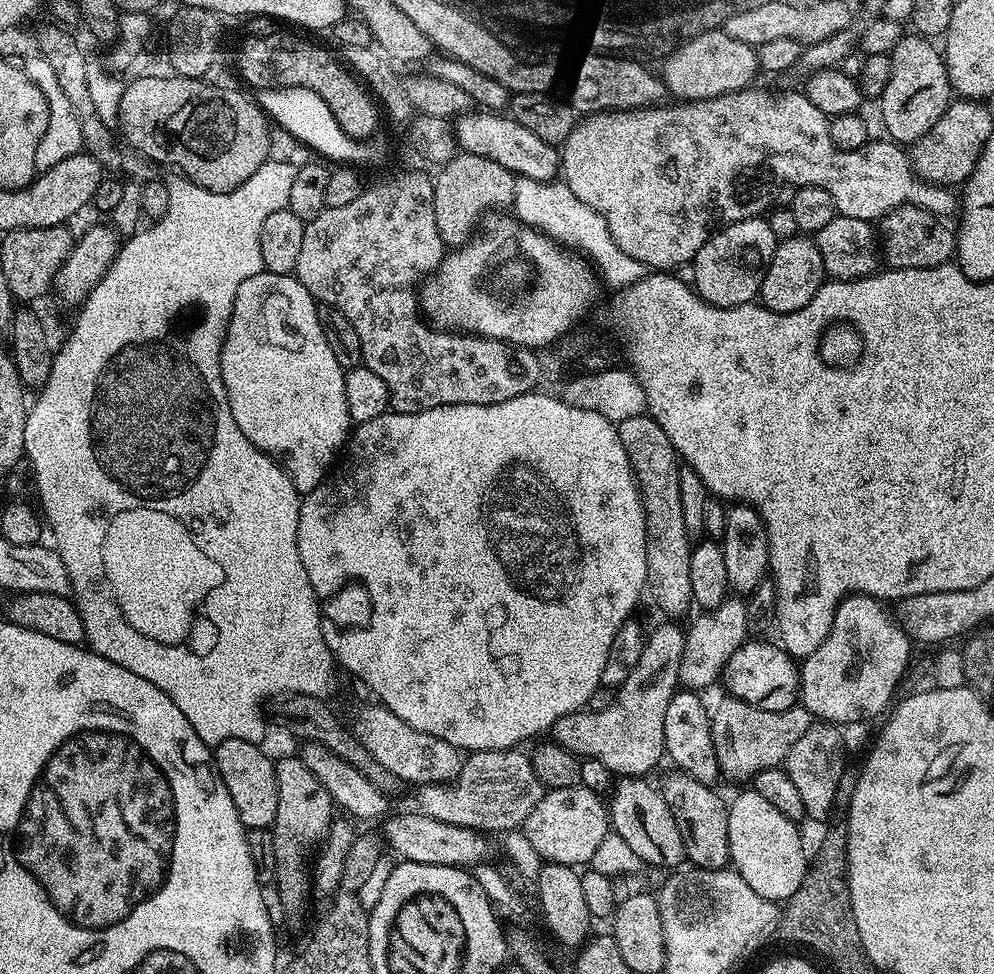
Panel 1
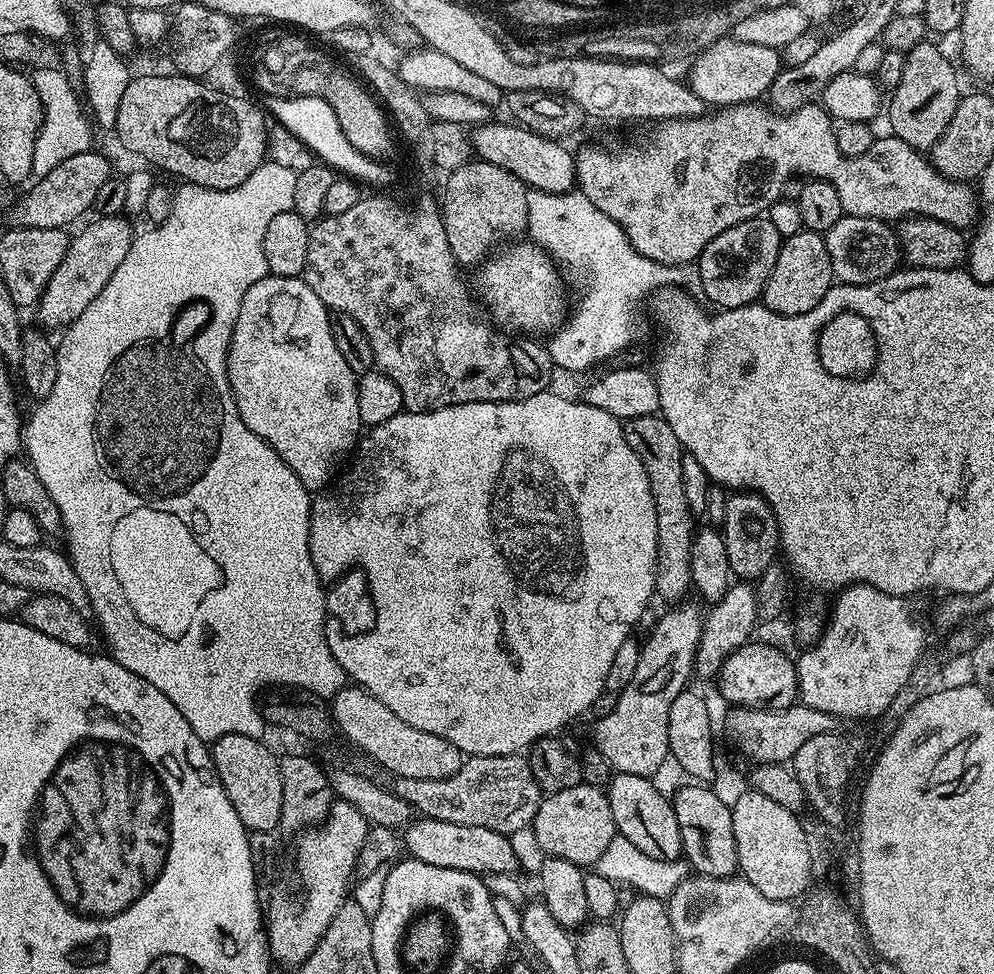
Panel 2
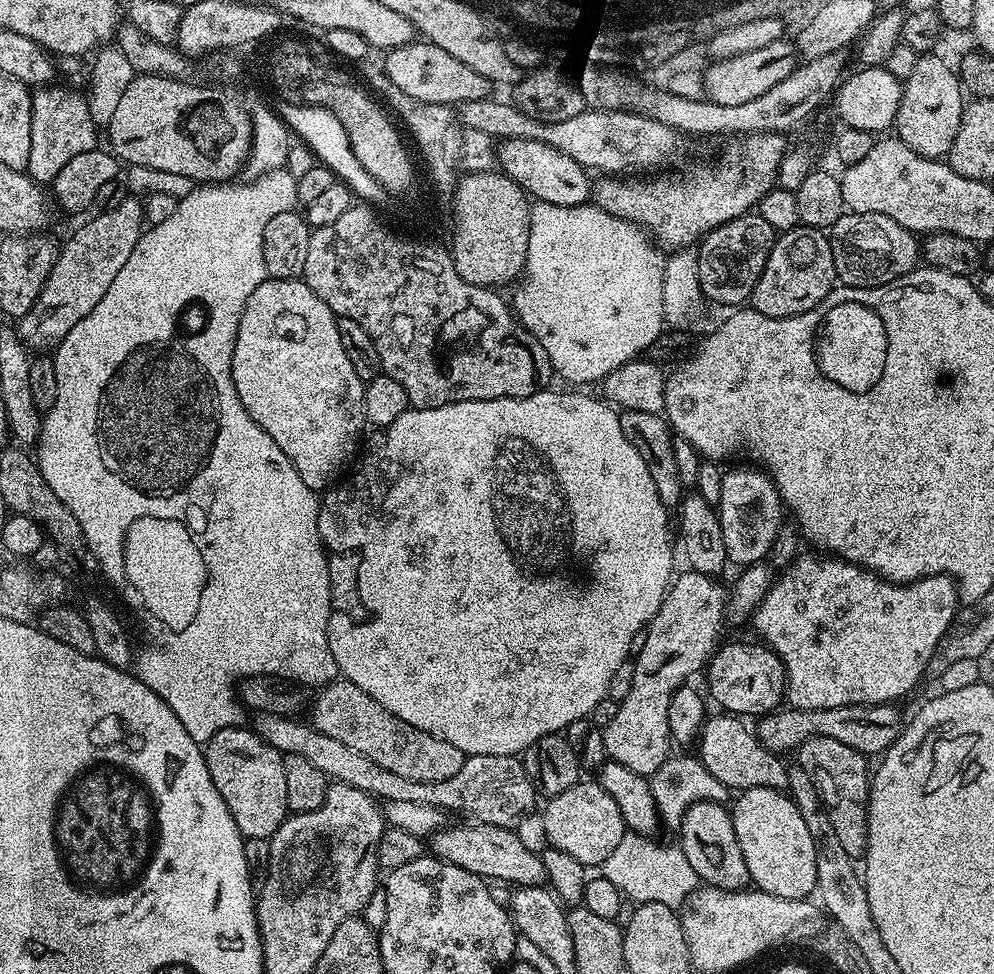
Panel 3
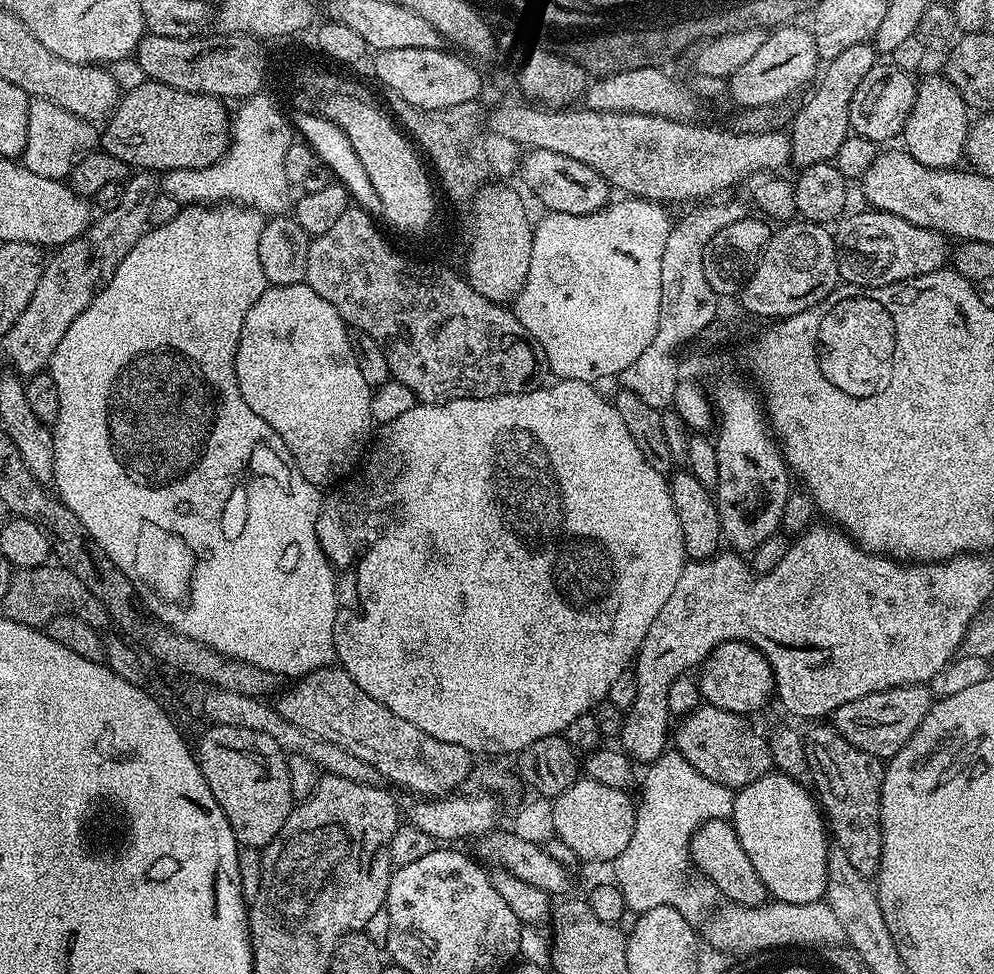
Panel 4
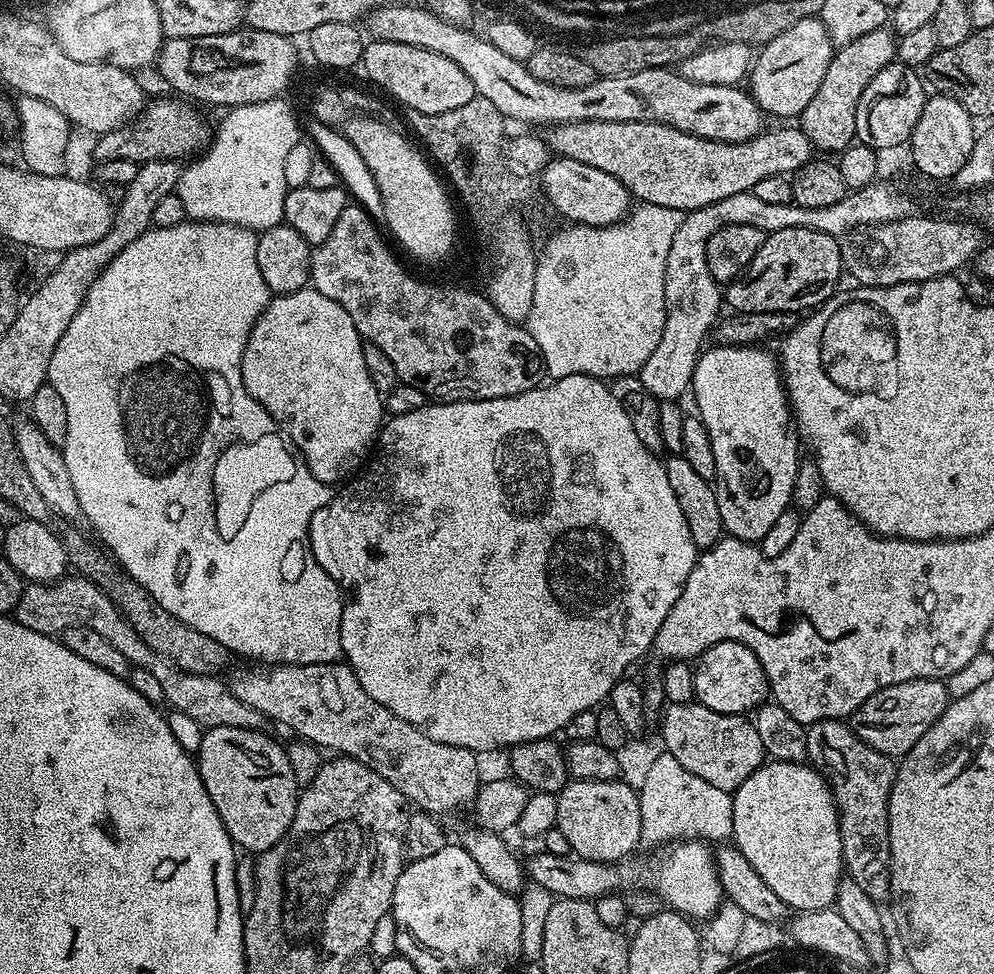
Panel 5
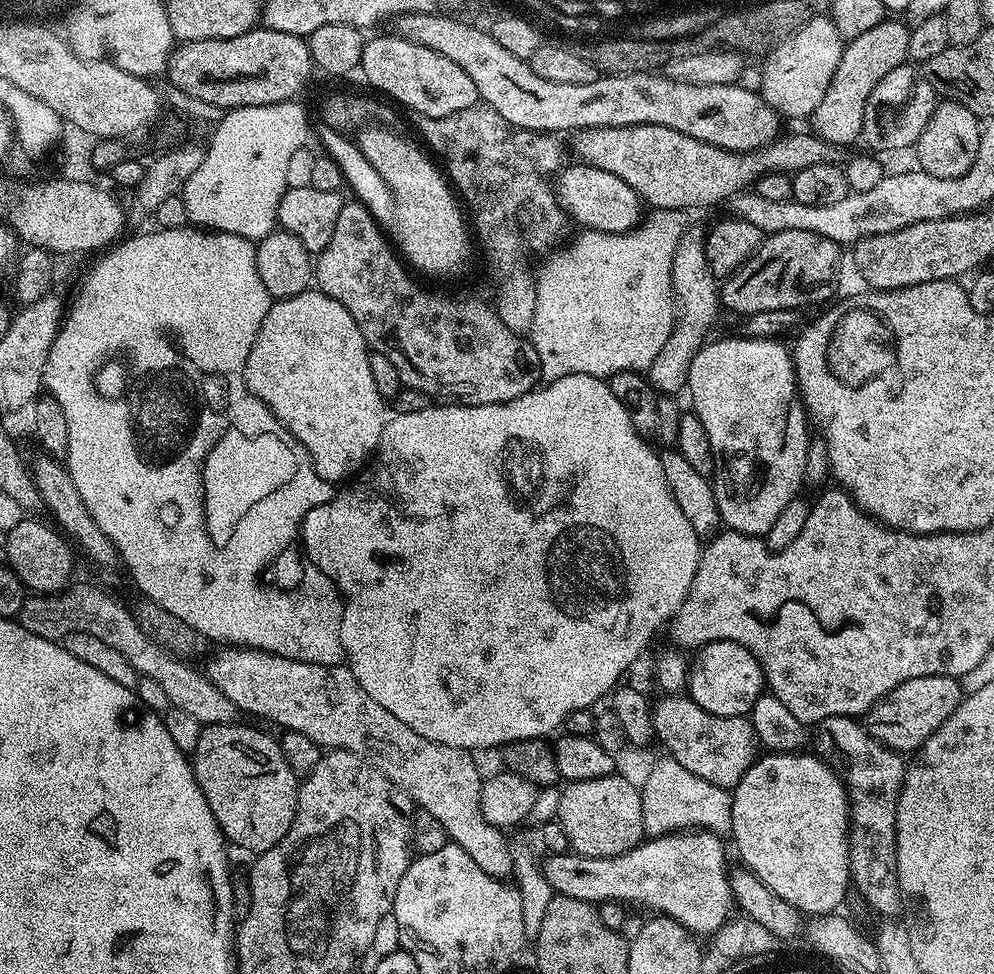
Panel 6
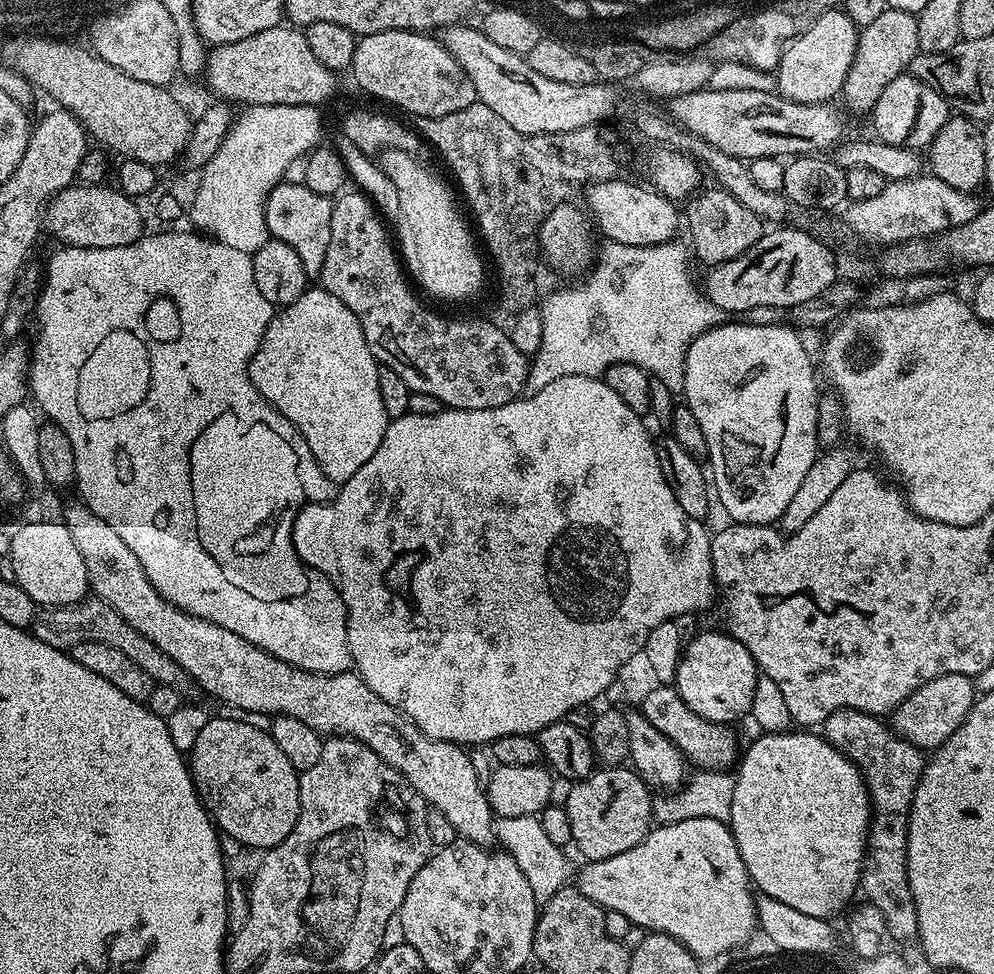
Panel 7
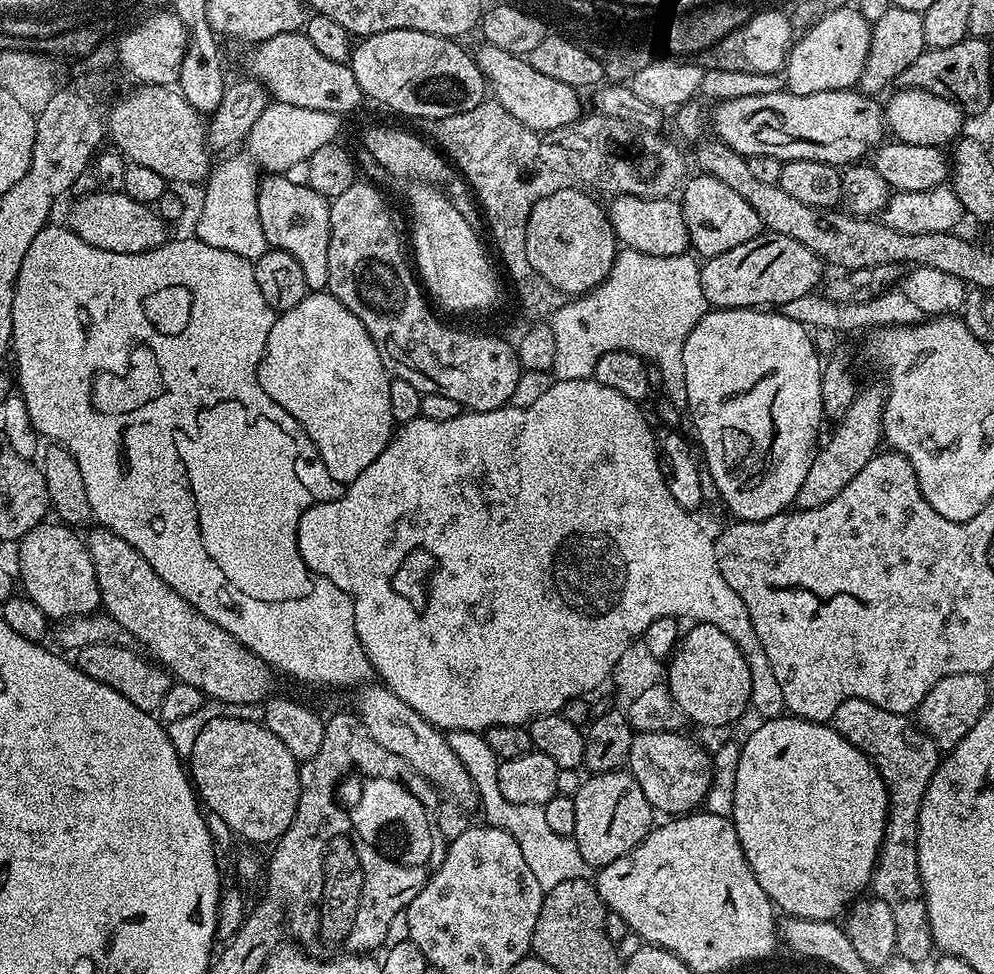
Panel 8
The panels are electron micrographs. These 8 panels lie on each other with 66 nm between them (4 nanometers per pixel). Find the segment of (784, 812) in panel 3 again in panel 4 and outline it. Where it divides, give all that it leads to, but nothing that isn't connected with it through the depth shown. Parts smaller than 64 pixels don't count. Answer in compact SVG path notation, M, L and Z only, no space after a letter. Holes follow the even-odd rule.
M768 771L766 775L735 793L736 801L730 817L738 842L742 842L742 850L746 850L754 870L758 870L758 878L762 878L762 882L768 888L769 897L787 904L821 902L826 890L826 862L830 836L815 797L803 788L799 780L790 778L782 772Z

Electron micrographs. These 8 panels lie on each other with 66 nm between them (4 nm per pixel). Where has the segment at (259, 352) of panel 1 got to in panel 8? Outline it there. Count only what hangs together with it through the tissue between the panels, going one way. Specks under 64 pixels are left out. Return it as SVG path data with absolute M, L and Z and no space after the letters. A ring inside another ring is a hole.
M327 290L309 291L308 295L302 298L302 302L298 302L298 306L290 306L290 310L277 315L274 326L270 326L270 338L266 338L266 350L258 366L258 382L262 390L266 390L266 394L270 394L270 398L274 398L274 402L278 402L278 406L282 406L282 410L286 410L286 414L290 414L306 430L326 470L330 470L330 478L334 478L341 486L352 484L354 478L358 478L358 474L362 474L362 470L366 470L366 466L370 466L370 462L374 462L374 458L378 458L378 454L382 454L382 450L386 450L386 446L392 441L394 421L390 414L389 379L390 373L385 368L370 334L366 334L366 326L362 326L362 322L358 322L358 318L354 318L354 314L350 314L350 310L346 310L346 306L342 306L342 302L338 302L338 298L334 298Z

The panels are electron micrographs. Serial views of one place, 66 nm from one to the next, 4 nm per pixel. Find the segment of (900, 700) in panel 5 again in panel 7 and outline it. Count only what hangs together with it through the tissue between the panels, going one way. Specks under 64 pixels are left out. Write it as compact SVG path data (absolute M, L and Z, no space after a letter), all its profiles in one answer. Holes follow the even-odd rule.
M946 674L918 686L910 698L906 698L890 713L890 727L896 735L901 736L921 750L935 750L962 726L966 714L970 714L973 704L978 699L973 677L962 674Z

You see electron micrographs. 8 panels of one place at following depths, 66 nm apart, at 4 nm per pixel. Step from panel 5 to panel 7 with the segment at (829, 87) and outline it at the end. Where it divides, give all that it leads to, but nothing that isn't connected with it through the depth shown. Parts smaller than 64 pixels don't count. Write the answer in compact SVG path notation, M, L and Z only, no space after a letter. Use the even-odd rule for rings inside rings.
M897 8L884 9L881 17L870 22L857 35L854 62L851 63L840 95L847 108L858 114L871 113L879 95L894 78L903 75L911 67L913 60L919 55L919 49L916 16Z

